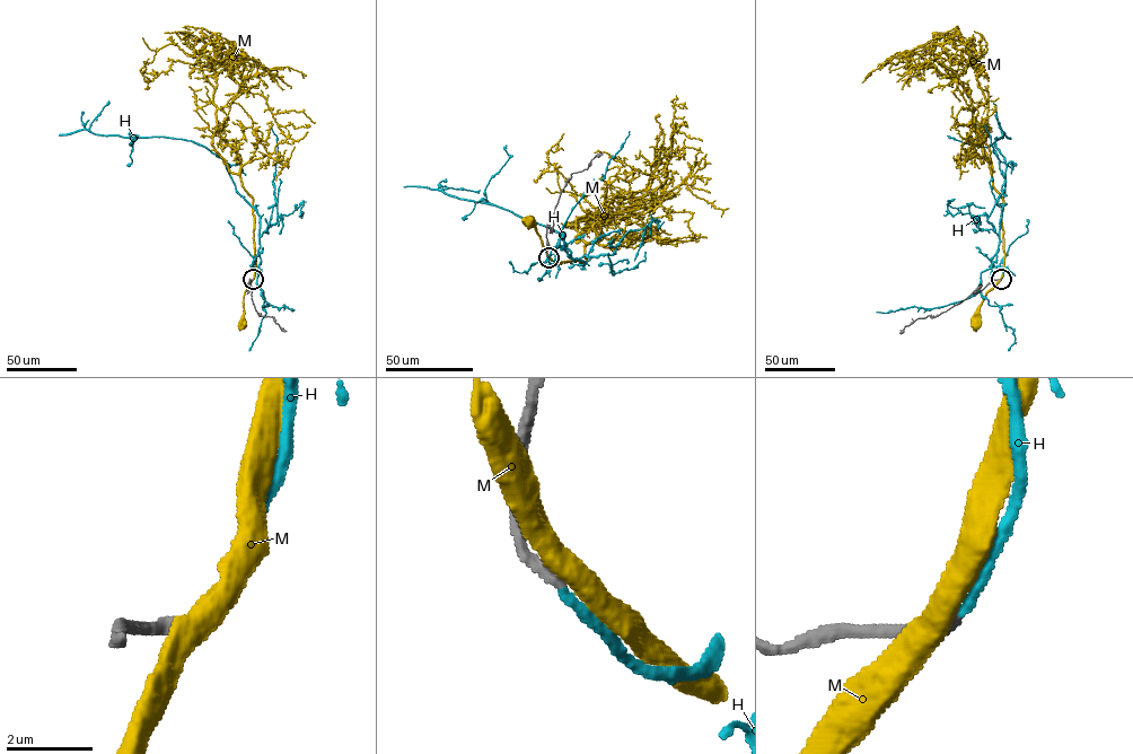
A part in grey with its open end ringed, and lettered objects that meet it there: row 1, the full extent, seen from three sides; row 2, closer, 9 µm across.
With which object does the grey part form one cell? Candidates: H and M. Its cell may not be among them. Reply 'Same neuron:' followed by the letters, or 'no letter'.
Same neuron: H

